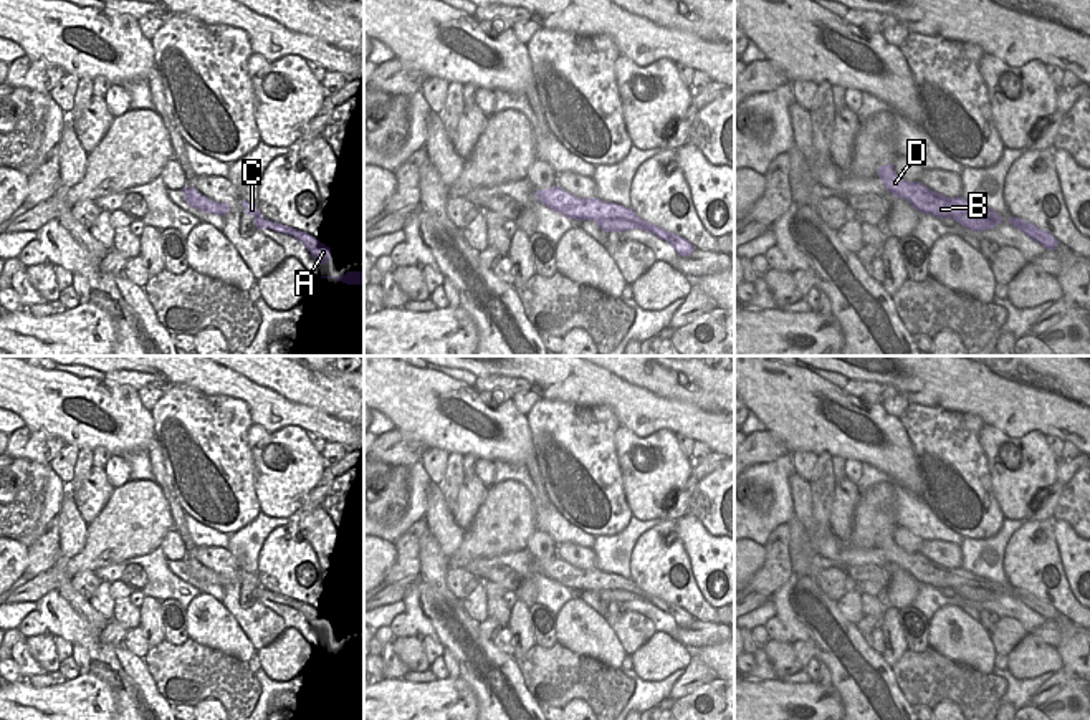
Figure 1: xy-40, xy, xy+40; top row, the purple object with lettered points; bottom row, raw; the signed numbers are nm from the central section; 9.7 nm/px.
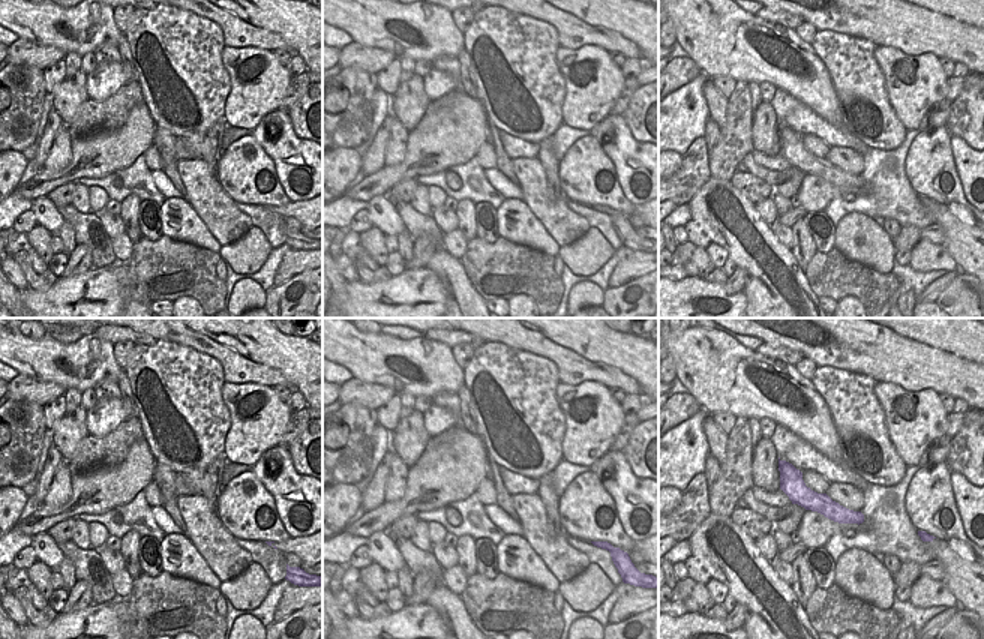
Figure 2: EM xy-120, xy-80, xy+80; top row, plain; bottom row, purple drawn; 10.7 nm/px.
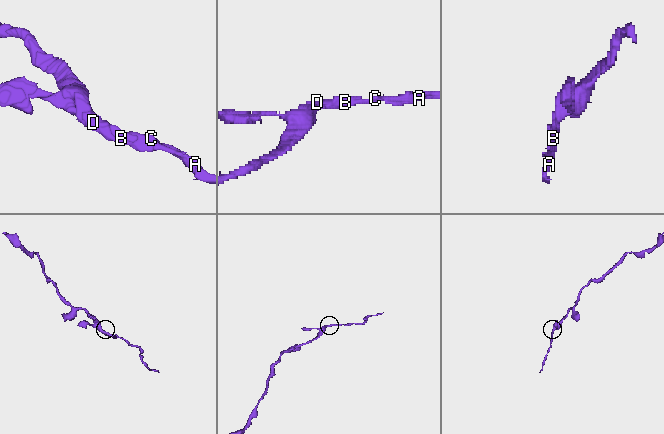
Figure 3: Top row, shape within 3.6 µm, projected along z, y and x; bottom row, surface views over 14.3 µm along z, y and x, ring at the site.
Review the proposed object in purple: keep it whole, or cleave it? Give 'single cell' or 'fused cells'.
single cell

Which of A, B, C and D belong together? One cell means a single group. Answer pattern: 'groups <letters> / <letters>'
groups A B C D

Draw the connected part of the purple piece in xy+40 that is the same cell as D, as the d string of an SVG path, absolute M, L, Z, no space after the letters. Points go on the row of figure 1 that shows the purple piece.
M893 164L878 166L878 179L883 180L885 189L892 195L905 199L921 214L931 214L938 218L953 218L973 232L991 230L997 223L1002 223L1002 217L991 209L963 197L944 197L921 182L906 182L893 170Z

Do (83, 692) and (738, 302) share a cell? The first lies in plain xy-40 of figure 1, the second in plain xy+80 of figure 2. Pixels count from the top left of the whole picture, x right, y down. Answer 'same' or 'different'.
same

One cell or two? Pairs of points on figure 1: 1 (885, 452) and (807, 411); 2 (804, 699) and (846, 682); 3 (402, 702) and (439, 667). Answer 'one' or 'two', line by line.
1: one
2: two
3: two

